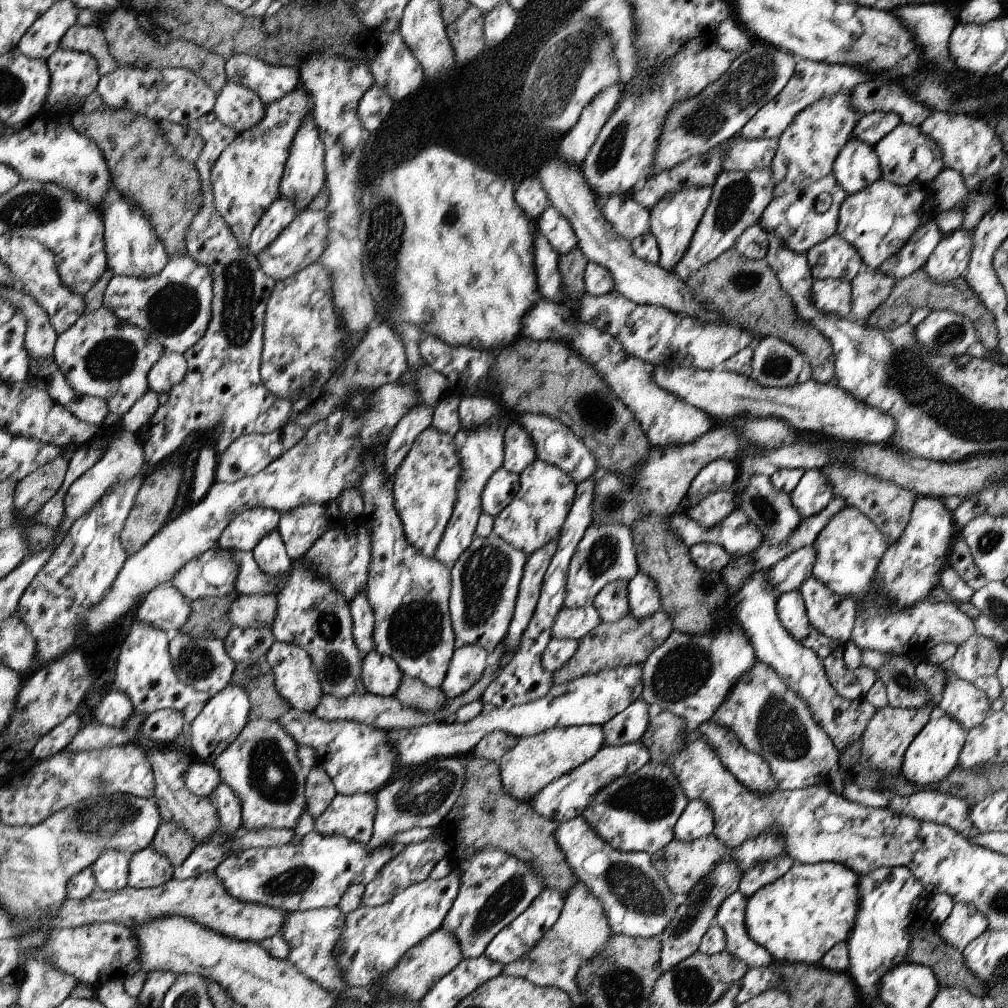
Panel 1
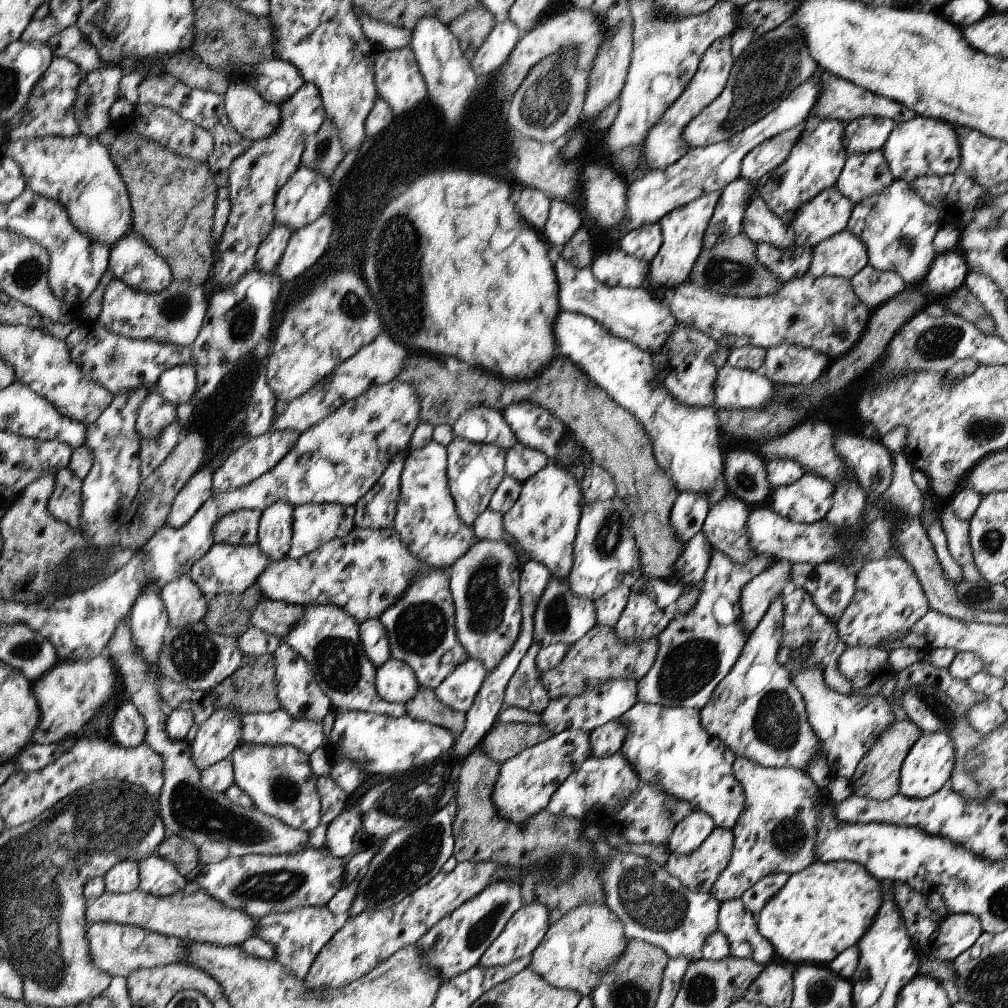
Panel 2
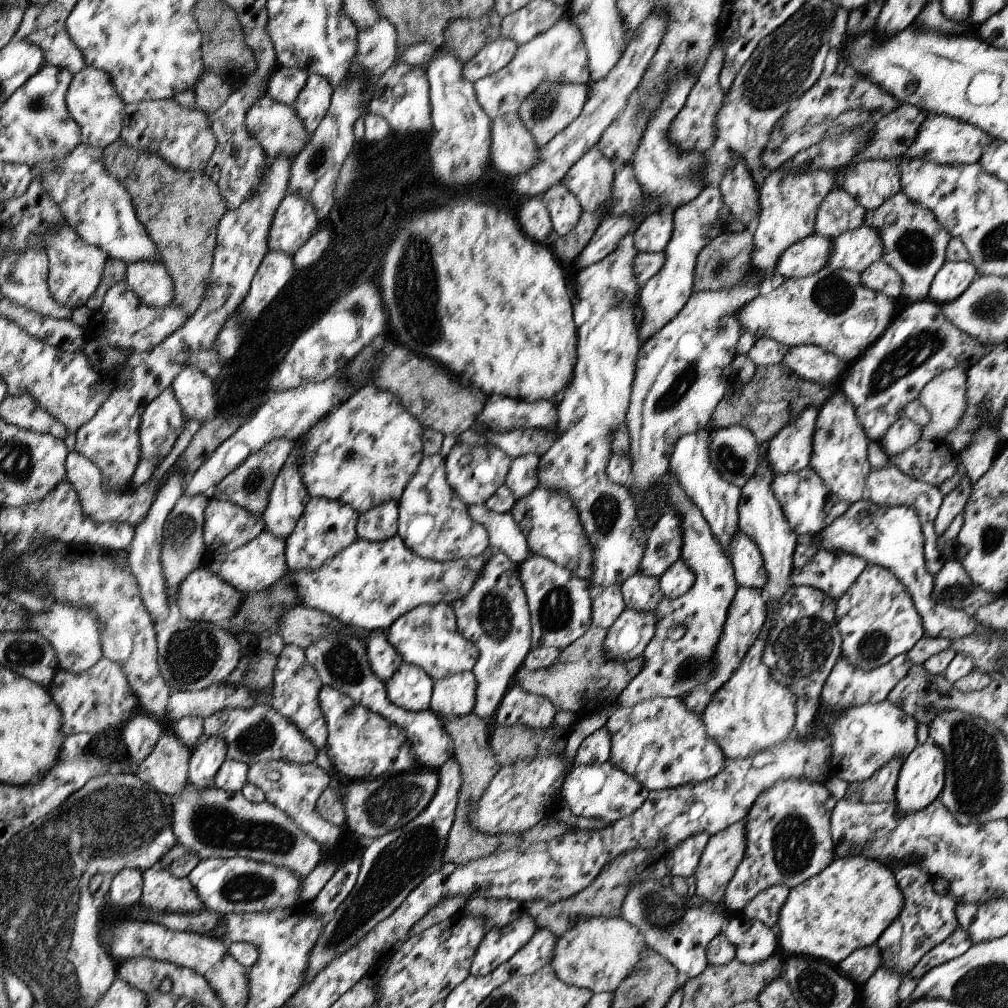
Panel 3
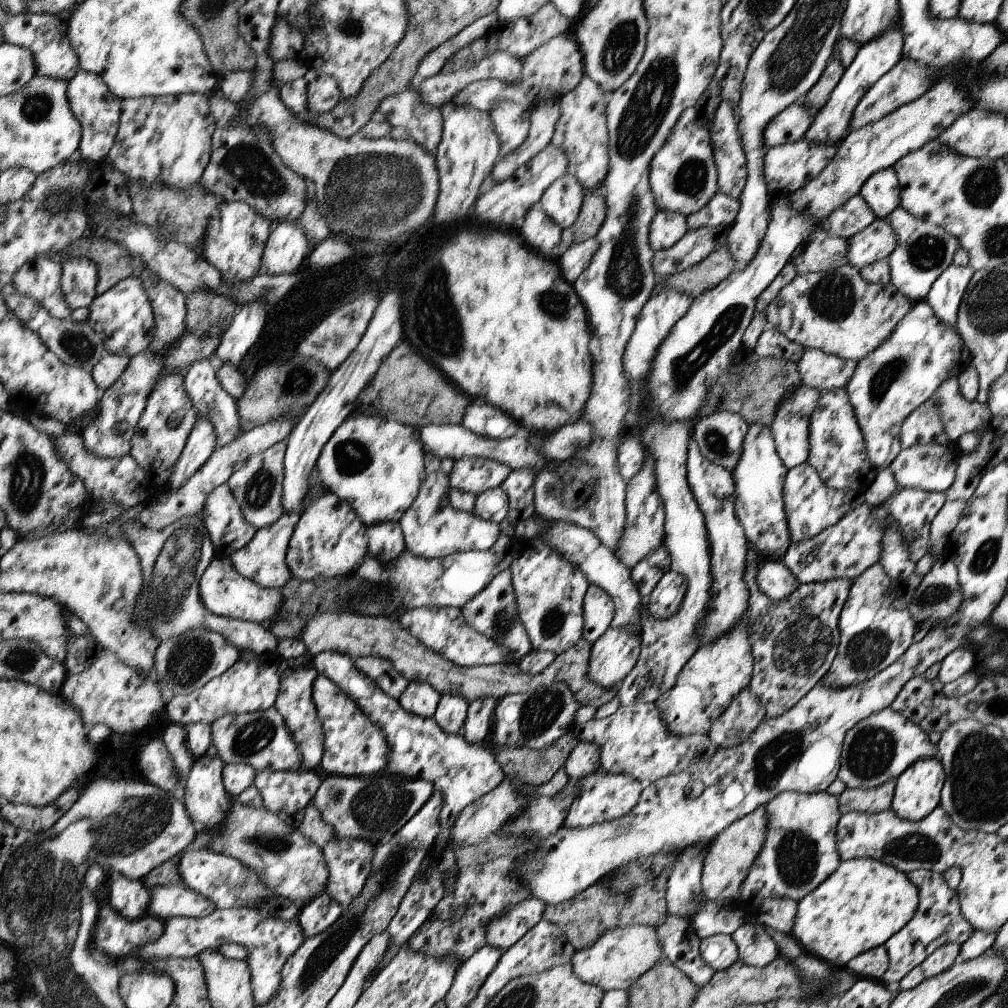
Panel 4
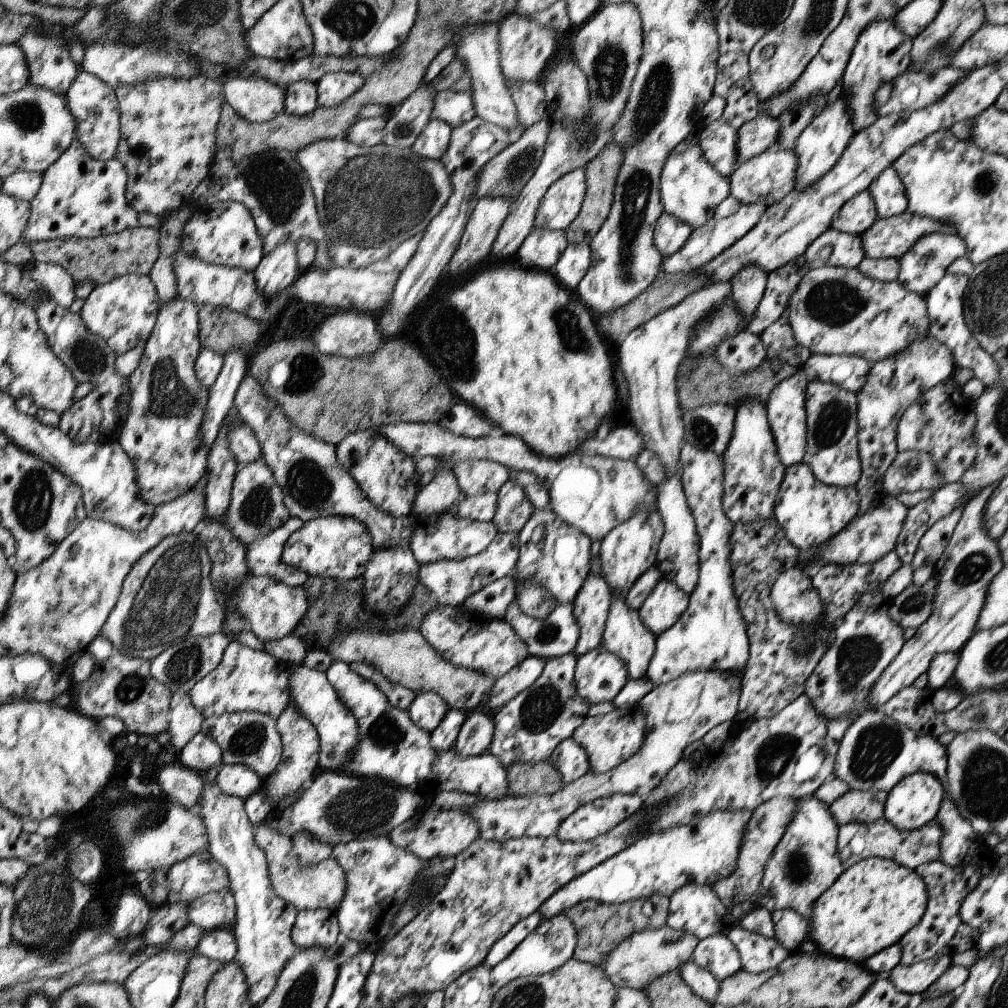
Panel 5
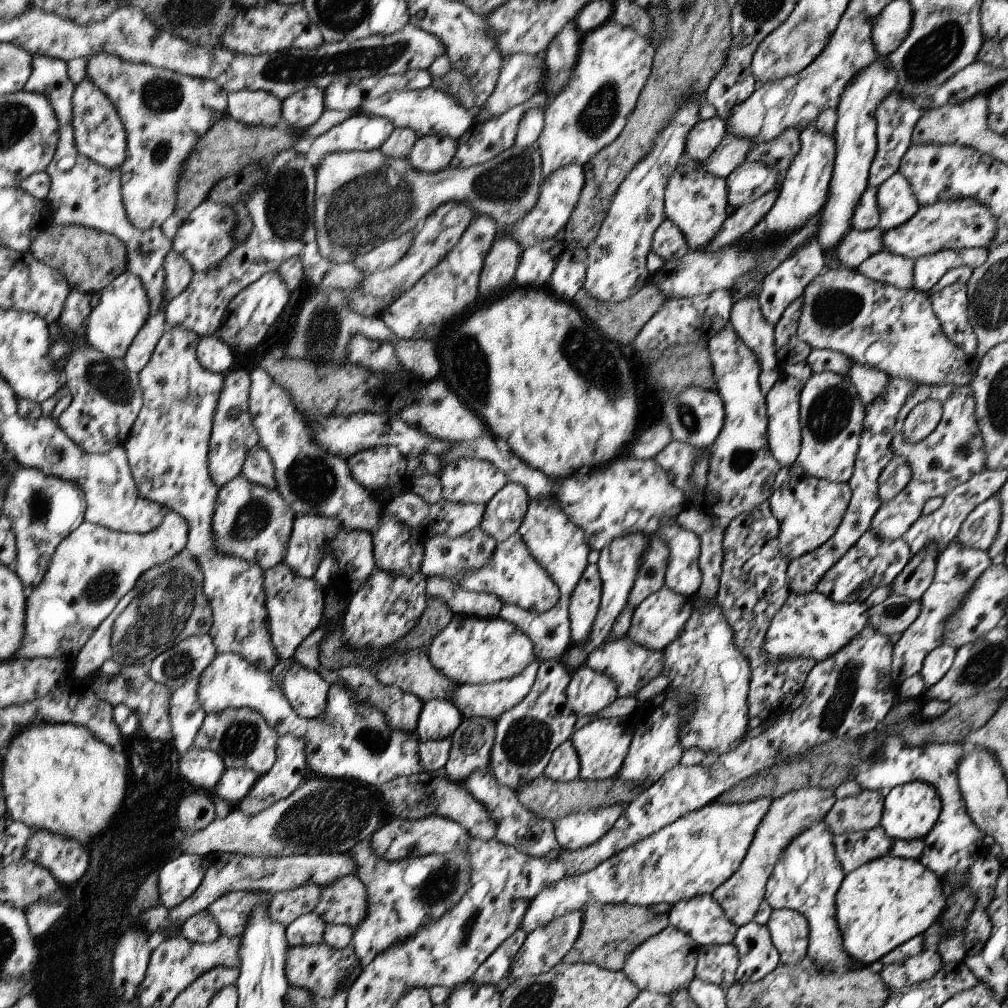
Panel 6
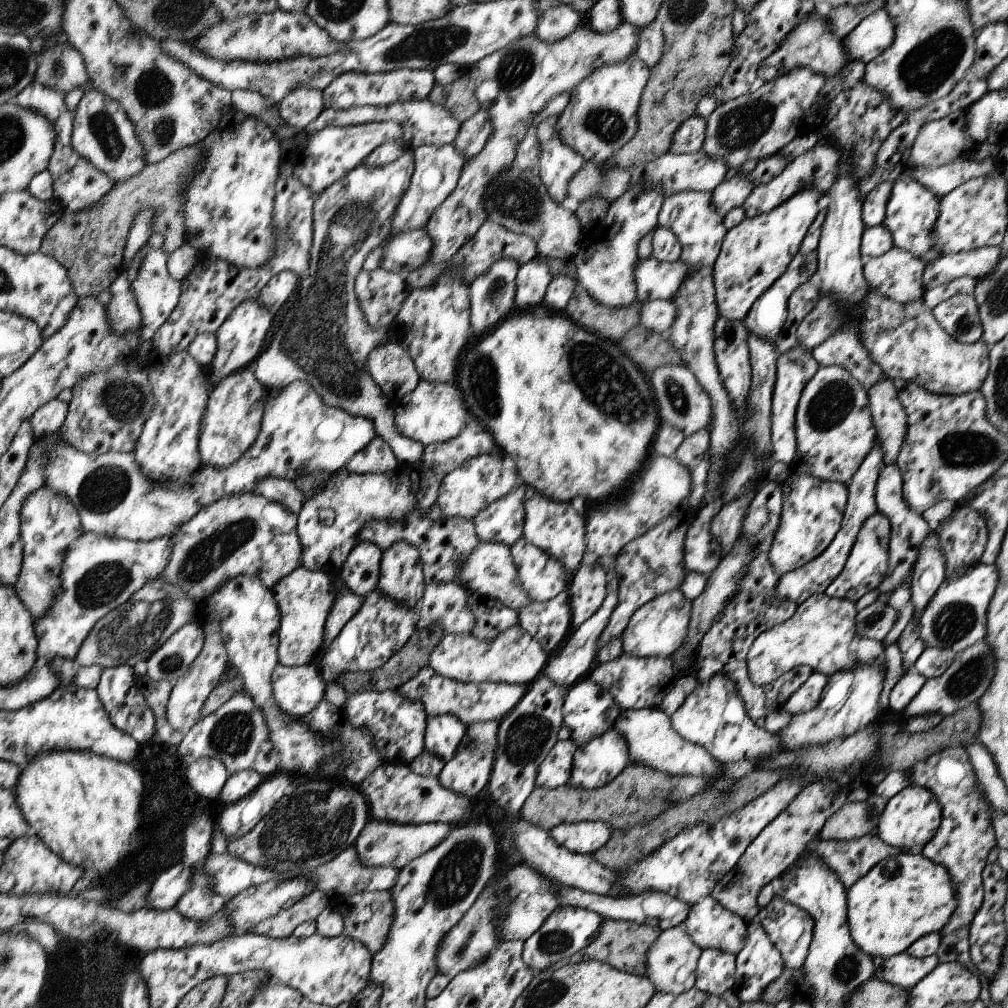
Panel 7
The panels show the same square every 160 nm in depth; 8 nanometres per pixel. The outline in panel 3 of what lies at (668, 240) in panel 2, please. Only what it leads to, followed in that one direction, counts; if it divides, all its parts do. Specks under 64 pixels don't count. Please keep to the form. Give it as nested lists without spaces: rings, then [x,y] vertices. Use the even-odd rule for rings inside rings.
[[[706,185],[692,202],[673,210],[674,228],[672,238],[664,250],[664,266],[655,277],[648,280],[638,294],[638,304],[641,306],[640,344],[660,332],[684,308],[693,293],[693,276],[698,253],[713,238],[726,232],[731,221],[731,209],[724,204],[718,186]]]

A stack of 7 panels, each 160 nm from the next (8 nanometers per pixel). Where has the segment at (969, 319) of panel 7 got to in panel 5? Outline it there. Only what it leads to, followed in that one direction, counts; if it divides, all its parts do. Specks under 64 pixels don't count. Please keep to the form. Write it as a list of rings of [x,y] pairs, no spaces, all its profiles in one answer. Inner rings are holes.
[[[947,272],[944,278],[924,295],[930,320],[929,334],[952,351],[956,368],[971,368],[974,377],[981,380],[982,386],[998,385],[999,368],[996,361],[980,346],[964,318],[964,295],[967,286],[968,276],[951,275]]]

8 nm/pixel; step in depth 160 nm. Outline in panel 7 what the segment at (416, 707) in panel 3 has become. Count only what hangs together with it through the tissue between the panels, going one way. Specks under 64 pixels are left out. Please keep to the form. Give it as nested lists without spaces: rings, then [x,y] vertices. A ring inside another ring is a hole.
[[[440,715],[427,721],[425,750],[442,759],[445,764],[457,753],[467,727],[457,716]]]

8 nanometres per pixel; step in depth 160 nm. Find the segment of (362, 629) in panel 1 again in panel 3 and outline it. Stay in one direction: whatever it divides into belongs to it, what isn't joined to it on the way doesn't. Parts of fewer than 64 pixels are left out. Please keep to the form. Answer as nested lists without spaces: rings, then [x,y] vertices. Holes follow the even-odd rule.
[[[368,631],[364,642],[367,642],[367,658],[374,674],[384,682],[390,680],[404,662],[402,655],[389,643],[384,631]]]

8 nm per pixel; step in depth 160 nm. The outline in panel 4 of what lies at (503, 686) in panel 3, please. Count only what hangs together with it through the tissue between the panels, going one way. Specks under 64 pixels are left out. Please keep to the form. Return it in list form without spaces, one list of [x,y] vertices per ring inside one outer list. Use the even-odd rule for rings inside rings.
[[[510,569],[500,571],[486,589],[467,602],[462,611],[466,622],[473,629],[508,648],[510,656],[513,658],[512,662],[518,663],[518,660],[526,657],[532,651],[528,630],[519,621],[518,598],[515,594],[514,575],[510,572]],[[493,698],[478,699],[469,704],[467,719],[461,732],[468,744],[481,744],[490,734],[497,704]]]

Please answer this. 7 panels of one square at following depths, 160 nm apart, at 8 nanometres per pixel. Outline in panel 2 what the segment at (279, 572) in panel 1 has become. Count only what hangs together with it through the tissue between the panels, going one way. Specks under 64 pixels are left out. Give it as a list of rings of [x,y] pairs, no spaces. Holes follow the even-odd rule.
[[[278,501],[262,511],[256,543],[272,563],[288,556],[293,536],[294,507],[291,503]]]

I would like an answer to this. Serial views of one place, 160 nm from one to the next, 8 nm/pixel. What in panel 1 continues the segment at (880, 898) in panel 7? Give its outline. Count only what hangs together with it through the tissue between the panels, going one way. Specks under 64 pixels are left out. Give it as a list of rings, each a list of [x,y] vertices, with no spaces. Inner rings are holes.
[[[819,862],[816,863],[796,863],[788,870],[784,876],[775,880],[772,884],[763,886],[754,896],[747,899],[747,907],[745,910],[745,929],[748,931],[749,937],[758,944],[765,946],[765,949],[773,956],[774,961],[780,963],[797,964],[799,967],[802,965],[816,965],[820,963],[821,958],[839,942],[844,942],[849,937],[850,931],[855,925],[855,920],[859,911],[860,897],[859,890],[857,889],[857,882],[860,876],[847,866],[841,865],[837,862]]]

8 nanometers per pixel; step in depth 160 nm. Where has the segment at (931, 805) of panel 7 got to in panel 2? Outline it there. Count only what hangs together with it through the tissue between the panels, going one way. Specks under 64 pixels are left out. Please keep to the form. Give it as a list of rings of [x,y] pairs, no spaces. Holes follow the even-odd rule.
[[[947,732],[922,733],[902,763],[899,776],[899,793],[911,799],[923,799],[932,796],[949,782],[954,763],[955,750],[952,739]]]

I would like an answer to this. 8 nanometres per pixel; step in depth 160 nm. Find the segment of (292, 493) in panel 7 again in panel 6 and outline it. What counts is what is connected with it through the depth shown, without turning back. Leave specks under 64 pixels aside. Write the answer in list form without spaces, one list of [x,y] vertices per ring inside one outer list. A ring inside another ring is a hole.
[[[260,446],[249,451],[241,472],[250,482],[257,485],[272,489],[277,486],[274,463],[268,451]]]

